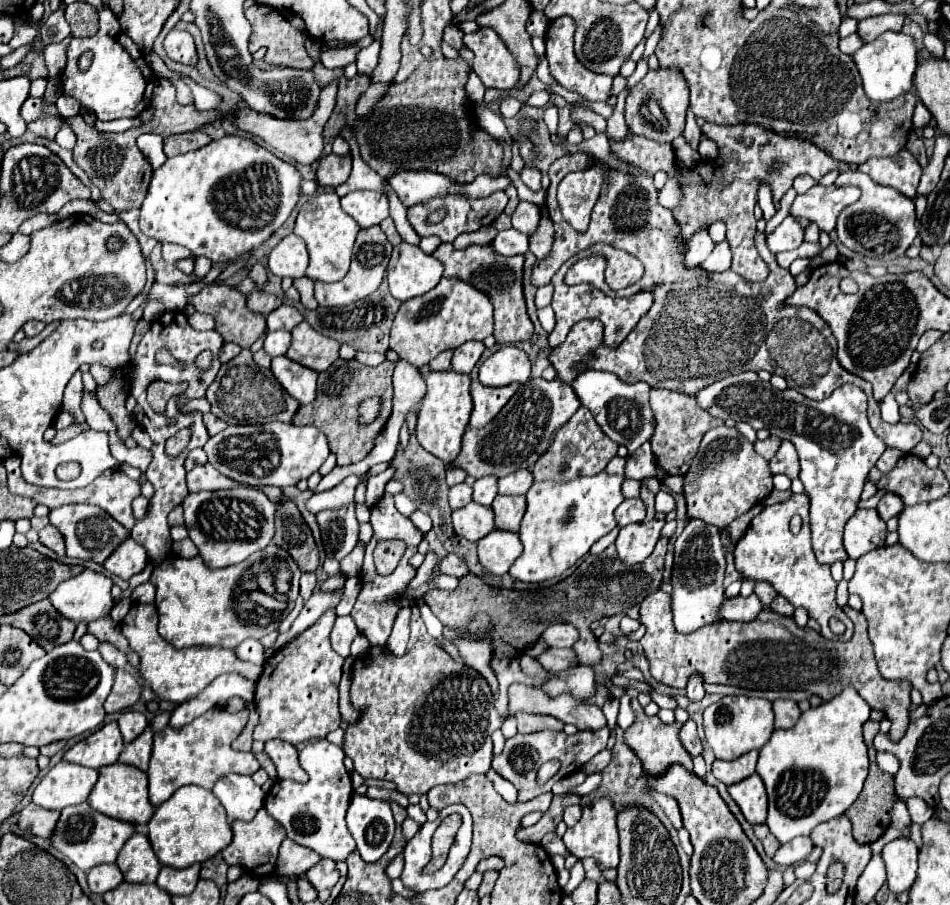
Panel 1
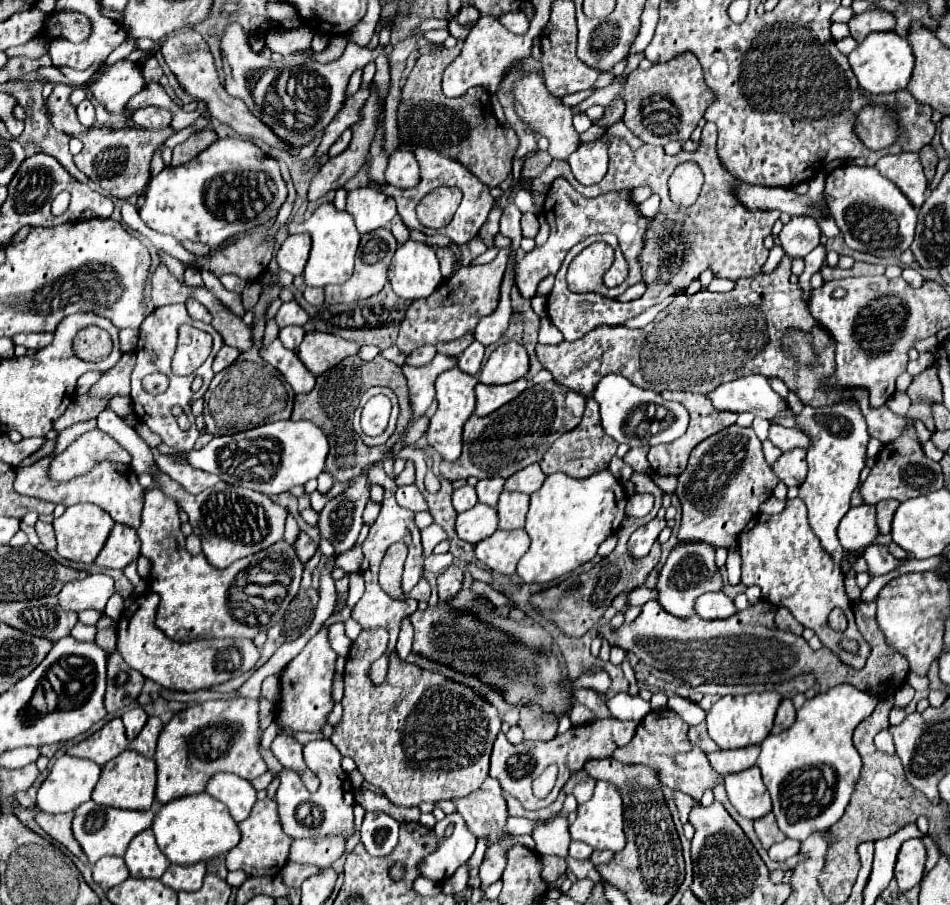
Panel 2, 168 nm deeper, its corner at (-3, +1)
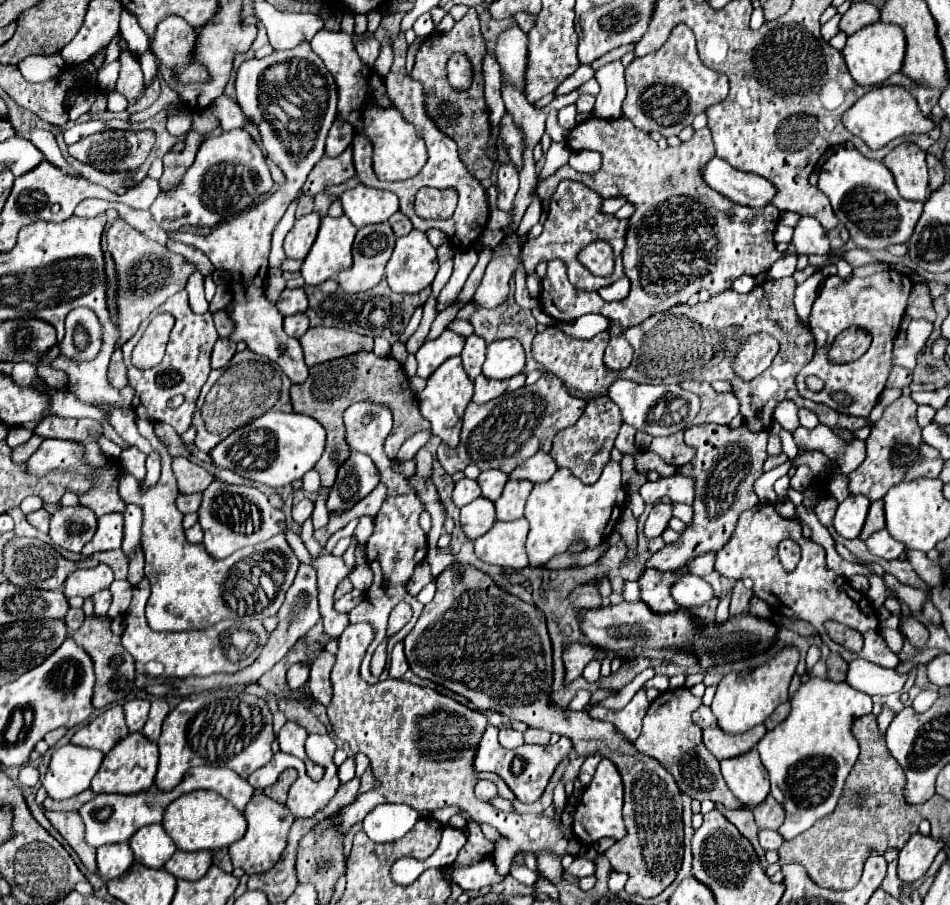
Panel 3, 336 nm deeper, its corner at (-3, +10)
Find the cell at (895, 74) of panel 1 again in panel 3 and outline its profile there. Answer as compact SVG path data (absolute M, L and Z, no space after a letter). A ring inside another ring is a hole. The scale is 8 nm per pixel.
M874 22L866 28L860 28L852 36L848 36L846 46L842 48L846 68L850 70L852 78L860 86L880 84L886 78L890 78L892 74L900 72L904 52L906 52L906 38L904 38L902 28L896 24L884 24L884 22Z

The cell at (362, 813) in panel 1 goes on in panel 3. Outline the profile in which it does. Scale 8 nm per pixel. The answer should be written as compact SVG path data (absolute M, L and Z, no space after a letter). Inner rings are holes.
M380 804L364 818L364 832L374 842L394 842L402 838L414 824L420 814L406 804Z

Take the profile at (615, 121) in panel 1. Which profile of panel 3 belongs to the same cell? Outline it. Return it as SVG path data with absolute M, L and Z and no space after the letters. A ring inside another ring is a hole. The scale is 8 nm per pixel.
M572 152L568 164L570 164L570 168L574 168L578 172L592 174L600 168L600 154L598 152Z

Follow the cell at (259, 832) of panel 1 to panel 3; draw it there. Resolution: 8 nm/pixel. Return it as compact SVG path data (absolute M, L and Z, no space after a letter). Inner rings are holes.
M254 794L244 810L246 822L248 822L248 830L244 834L244 838L240 838L238 842L230 844L230 858L234 866L240 866L246 870L248 876L252 874L260 874L270 870L278 858L282 856L284 848L286 848L286 838L288 838L288 830L294 822L294 816L290 816L290 810L282 804L278 804L276 800L264 796L264 794Z

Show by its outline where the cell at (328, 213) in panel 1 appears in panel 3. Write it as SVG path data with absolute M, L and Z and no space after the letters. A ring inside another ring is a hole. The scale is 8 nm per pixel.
M324 216L318 238L302 262L302 278L308 286L320 286L340 270L352 264L352 242L356 236L354 224L346 216Z

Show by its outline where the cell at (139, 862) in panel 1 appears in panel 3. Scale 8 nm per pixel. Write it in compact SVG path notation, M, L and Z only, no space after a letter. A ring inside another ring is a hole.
M162 824L140 828L130 838L130 848L134 852L134 860L148 868L162 868L166 860L170 860L170 856L176 852L176 844L166 834Z

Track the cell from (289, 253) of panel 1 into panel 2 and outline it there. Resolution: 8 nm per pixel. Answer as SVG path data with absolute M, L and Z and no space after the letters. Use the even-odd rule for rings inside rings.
M306 233L302 235L290 235L276 253L276 263L282 271L288 271L292 275L302 275L304 265L308 261L310 253L310 237Z

